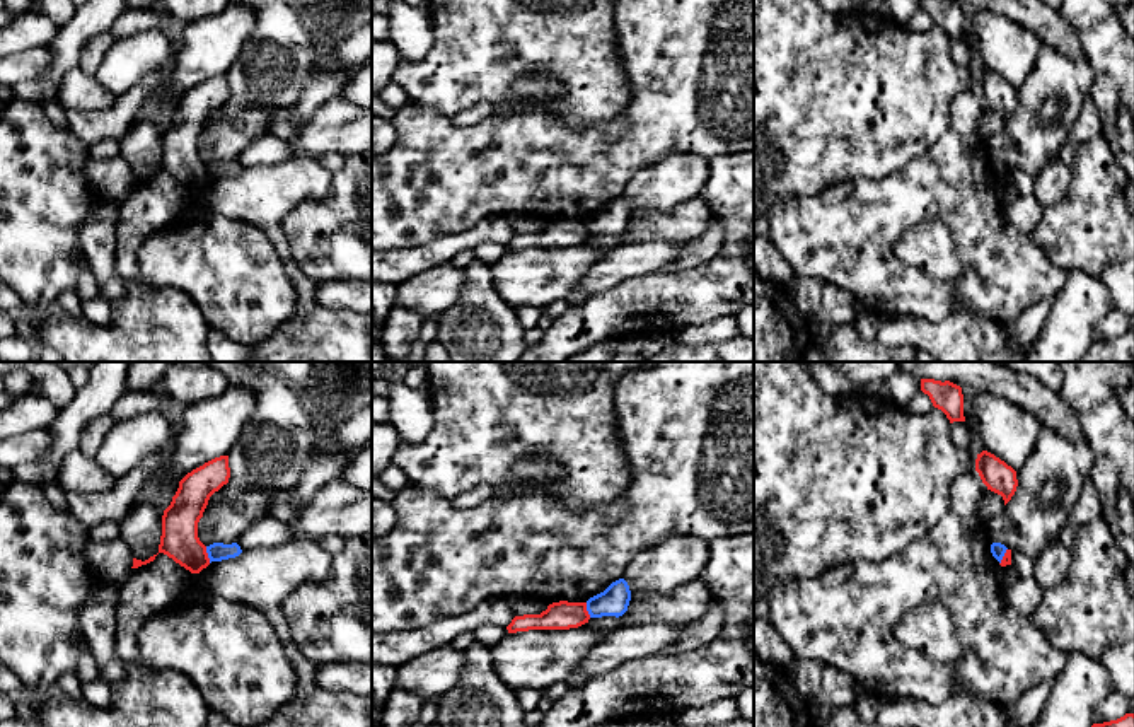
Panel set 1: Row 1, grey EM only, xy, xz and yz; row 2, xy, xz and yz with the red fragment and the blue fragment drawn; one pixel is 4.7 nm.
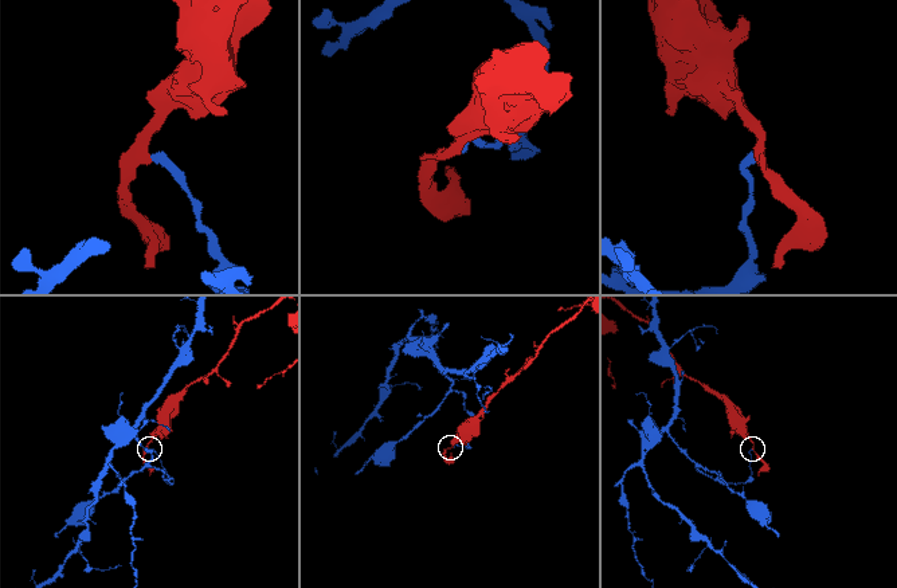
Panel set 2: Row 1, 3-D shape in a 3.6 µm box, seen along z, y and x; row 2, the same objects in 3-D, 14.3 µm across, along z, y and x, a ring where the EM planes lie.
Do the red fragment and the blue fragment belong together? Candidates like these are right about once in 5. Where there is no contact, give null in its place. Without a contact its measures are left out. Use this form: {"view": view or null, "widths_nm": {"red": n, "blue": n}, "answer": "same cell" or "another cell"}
{"view": "xy", "widths_nm": {"red": 180, "blue": 90}, "answer": "another cell"}

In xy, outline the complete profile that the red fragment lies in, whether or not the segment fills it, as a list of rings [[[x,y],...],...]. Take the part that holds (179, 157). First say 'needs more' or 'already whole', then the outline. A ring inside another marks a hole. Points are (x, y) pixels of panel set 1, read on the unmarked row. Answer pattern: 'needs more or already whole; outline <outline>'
already whole; outline [[[229,73],[215,75],[179,99],[171,123],[164,128],[159,171],[191,191],[200,191],[210,183],[206,164],[198,155],[198,140],[210,114],[227,102],[229,96]]]

